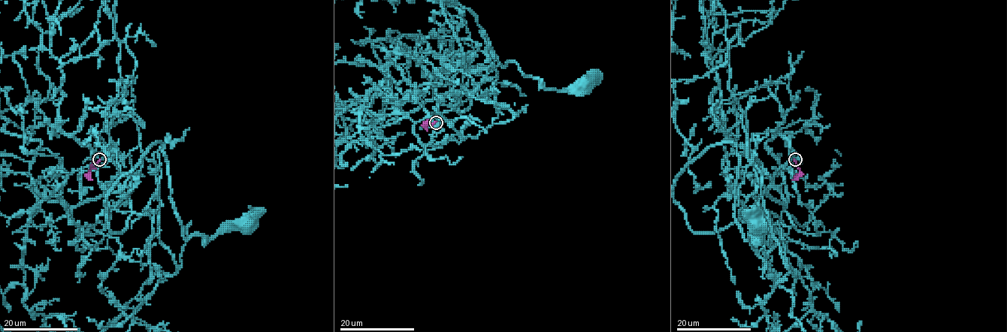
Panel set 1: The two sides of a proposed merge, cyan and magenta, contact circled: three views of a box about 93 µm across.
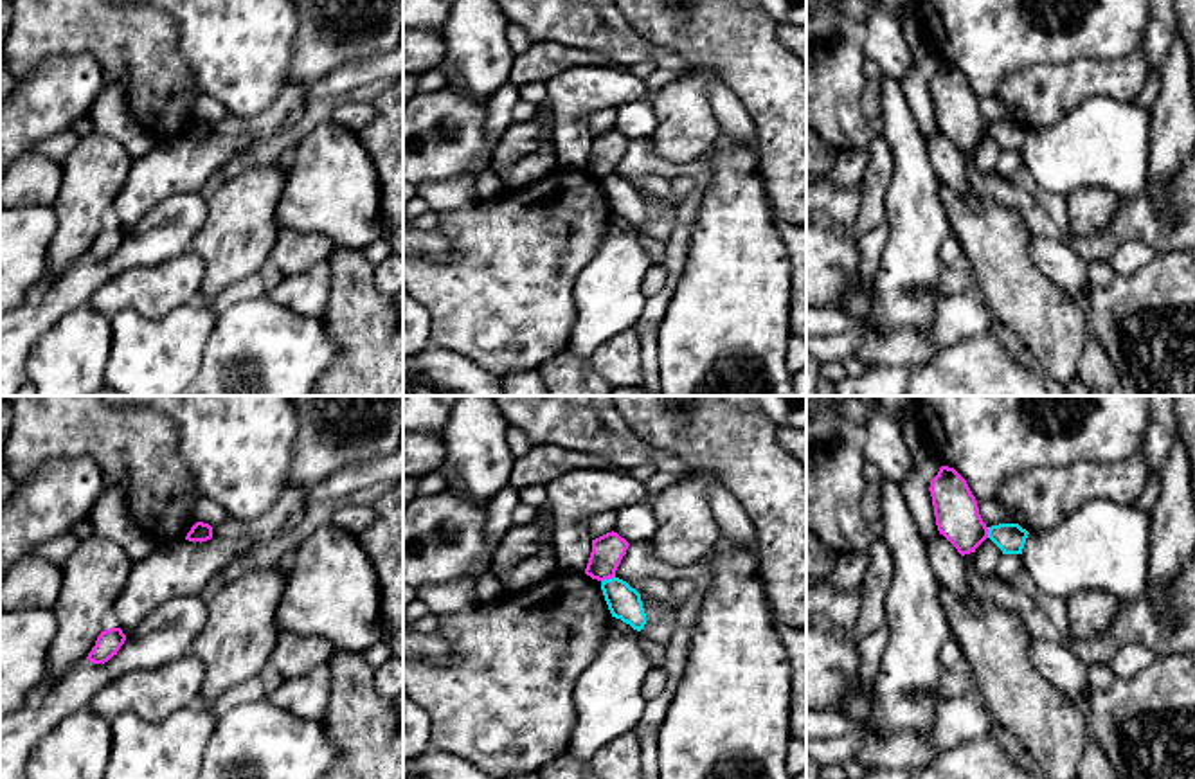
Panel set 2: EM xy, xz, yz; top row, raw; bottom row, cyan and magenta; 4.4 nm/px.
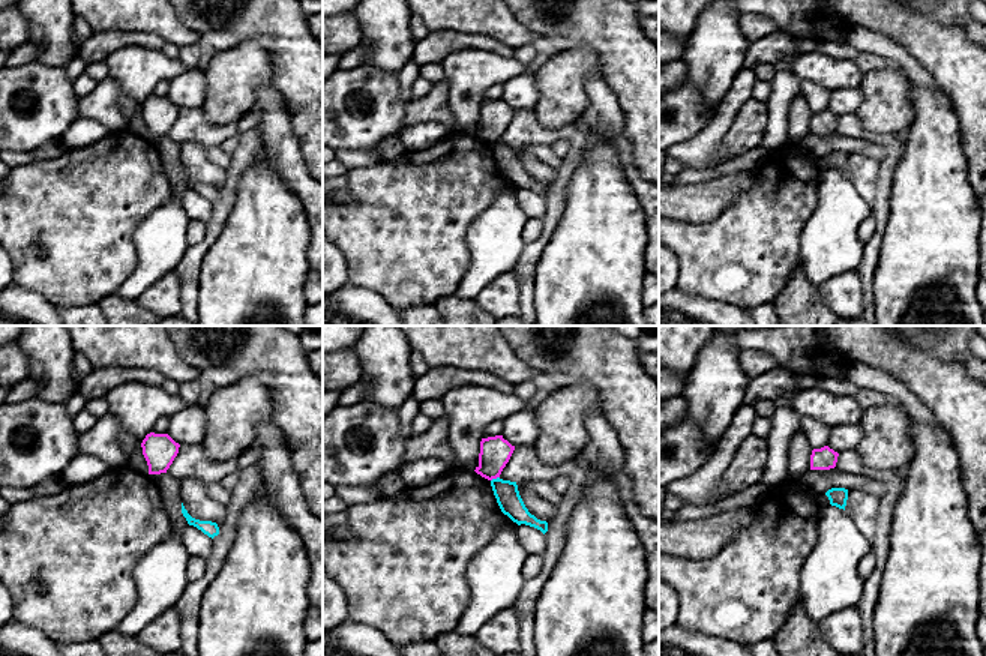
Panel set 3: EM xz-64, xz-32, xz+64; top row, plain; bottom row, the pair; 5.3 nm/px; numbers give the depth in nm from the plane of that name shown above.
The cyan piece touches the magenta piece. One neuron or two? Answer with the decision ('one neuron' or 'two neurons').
two neurons

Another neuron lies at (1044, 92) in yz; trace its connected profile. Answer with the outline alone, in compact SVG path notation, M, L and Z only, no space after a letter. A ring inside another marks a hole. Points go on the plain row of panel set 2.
M1145 47L1118 59L1029 65L1008 74L995 97L1022 112L1028 130L1058 122L1089 97L1132 103L1148 81Z

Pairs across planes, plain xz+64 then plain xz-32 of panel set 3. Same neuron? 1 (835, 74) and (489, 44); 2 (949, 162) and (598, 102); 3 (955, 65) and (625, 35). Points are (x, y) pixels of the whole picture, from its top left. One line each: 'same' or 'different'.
1: different
2: different
3: same

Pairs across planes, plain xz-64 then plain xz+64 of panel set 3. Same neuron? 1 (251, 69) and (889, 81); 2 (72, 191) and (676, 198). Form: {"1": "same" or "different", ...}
{"1": "same", "2": "different"}

